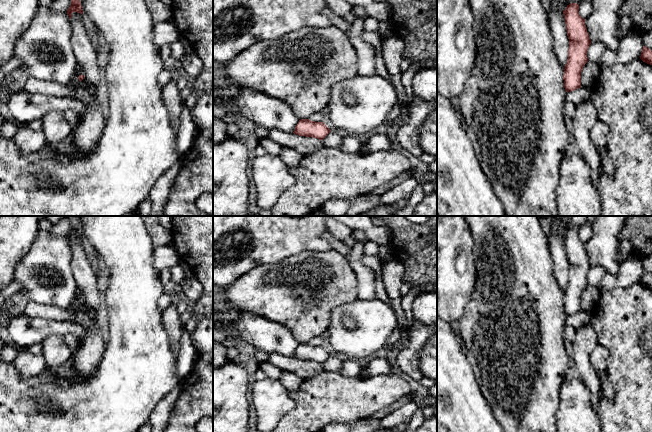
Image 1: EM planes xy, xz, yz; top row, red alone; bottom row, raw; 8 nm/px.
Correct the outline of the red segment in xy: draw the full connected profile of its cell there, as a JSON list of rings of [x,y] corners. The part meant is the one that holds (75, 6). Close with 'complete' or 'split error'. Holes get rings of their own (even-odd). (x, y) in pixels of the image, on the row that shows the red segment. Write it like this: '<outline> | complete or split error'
[[[71,0],[71,5],[67,10],[67,14],[69,18],[71,19],[72,13],[77,12],[80,14],[83,14],[82,6],[80,0]]] | complete

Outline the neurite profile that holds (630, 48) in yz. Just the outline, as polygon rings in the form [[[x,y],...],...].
[[[632,32],[622,38],[617,50],[606,49],[600,60],[606,66],[630,62],[640,58],[643,46],[641,35],[637,32]]]

